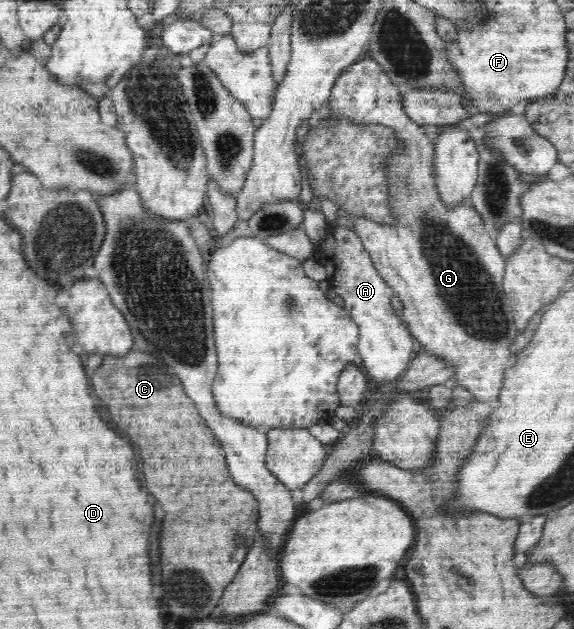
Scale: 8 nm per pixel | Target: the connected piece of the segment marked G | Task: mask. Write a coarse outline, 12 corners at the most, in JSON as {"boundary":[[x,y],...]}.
{"boundary":[[372,57],[326,105],[394,126],[391,223],[352,218],[405,325],[476,401],[519,333],[506,257],[438,195],[432,138]]}

